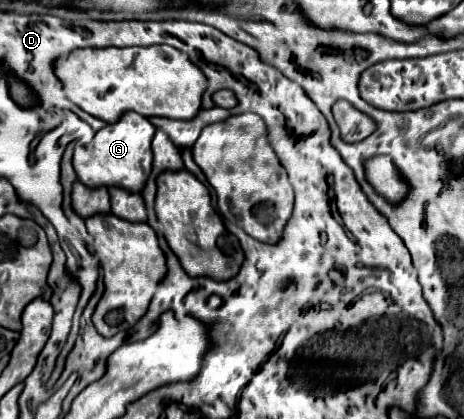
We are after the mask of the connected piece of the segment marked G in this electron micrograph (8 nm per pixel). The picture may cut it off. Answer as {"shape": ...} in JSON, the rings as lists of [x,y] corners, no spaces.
{"shape":[[[126,112],[120,122],[104,126],[100,132],[96,132],[92,144],[84,148],[82,144],[76,144],[74,148],[74,170],[78,174],[78,180],[88,188],[100,188],[100,186],[118,186],[128,192],[142,192],[150,170],[152,170],[152,150],[150,142],[156,128],[152,128],[150,120],[136,114]]]}

